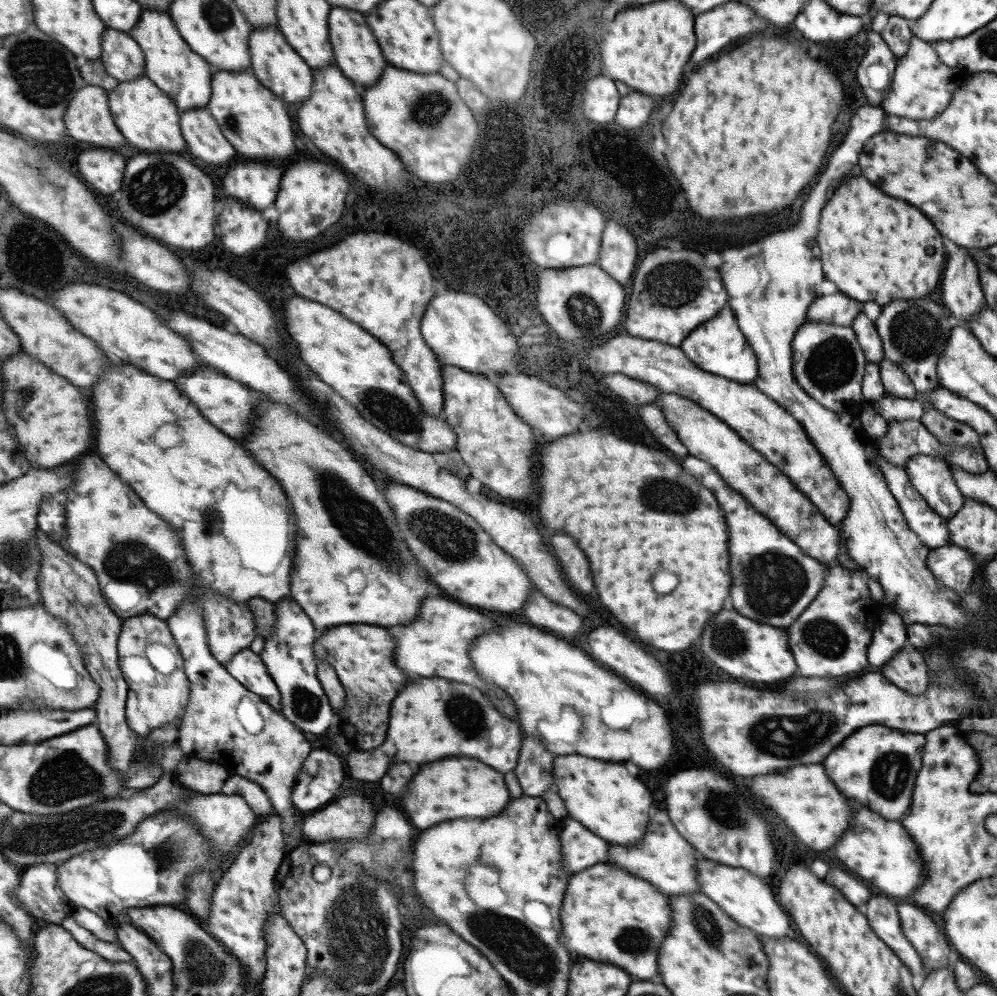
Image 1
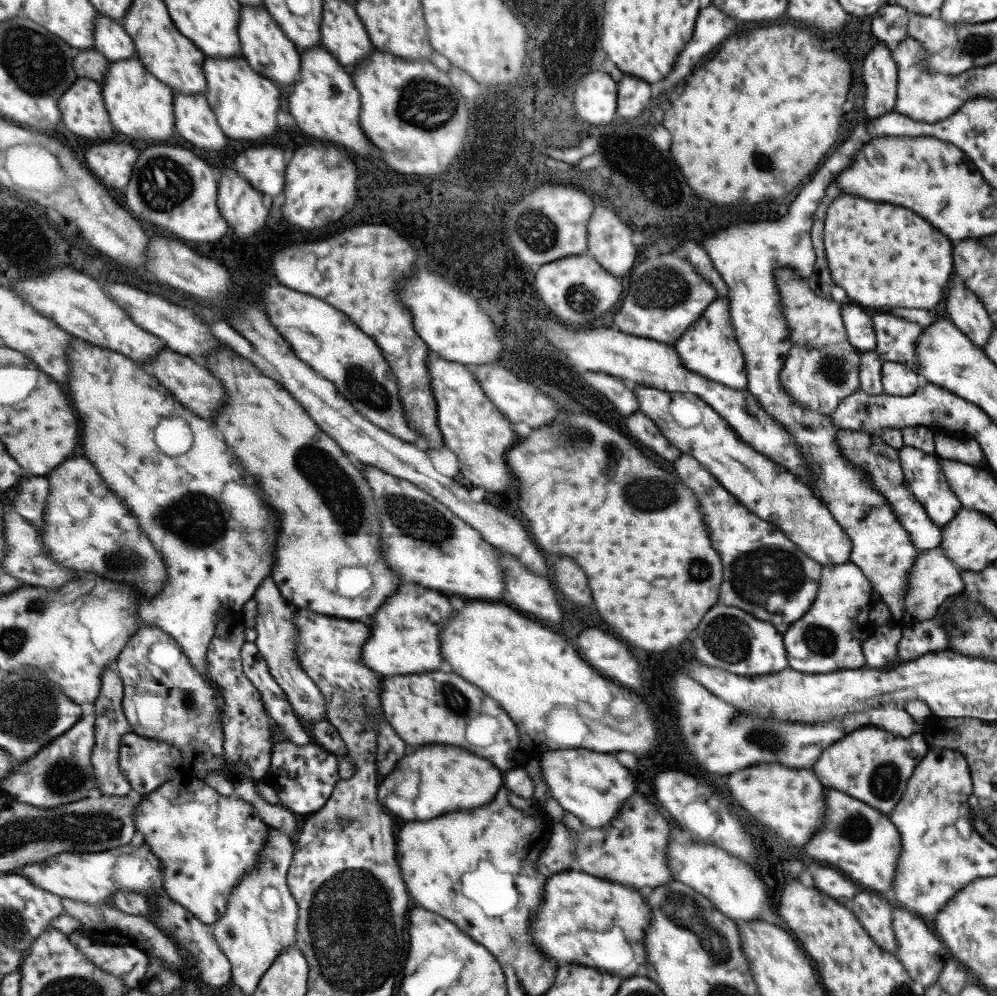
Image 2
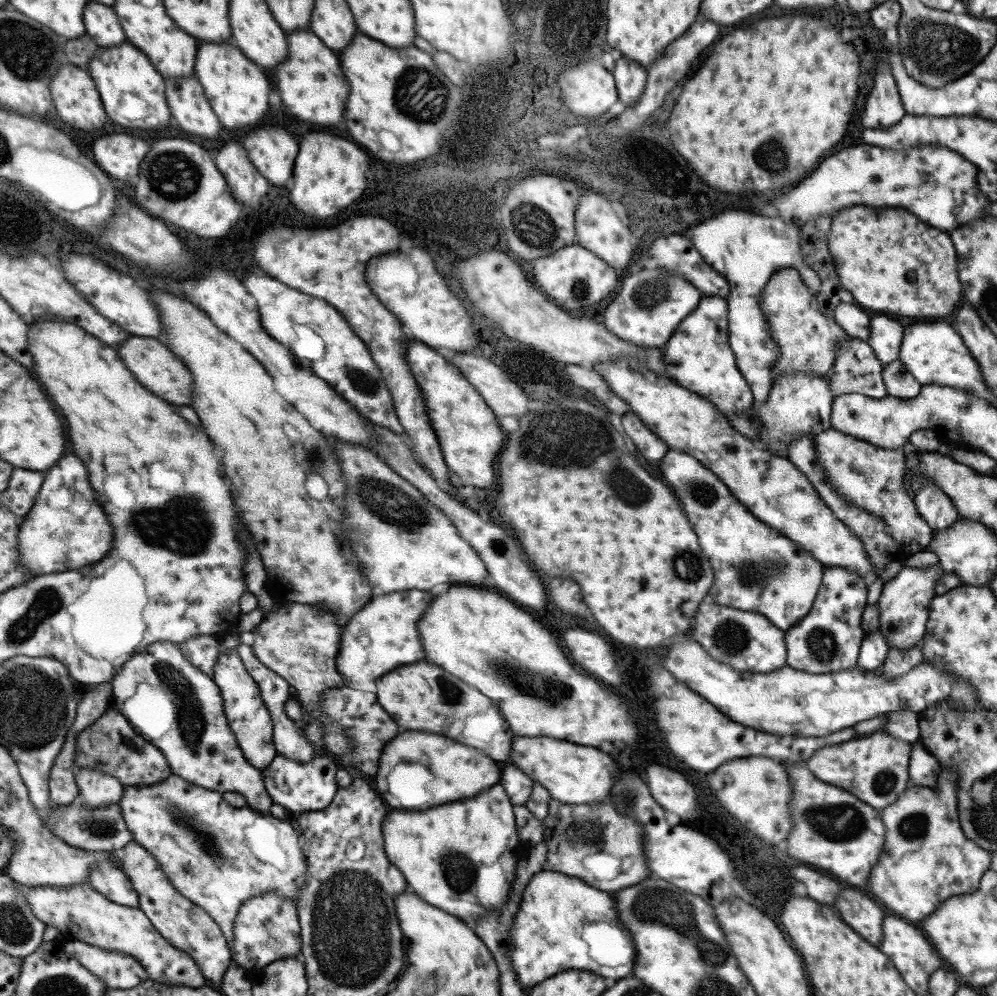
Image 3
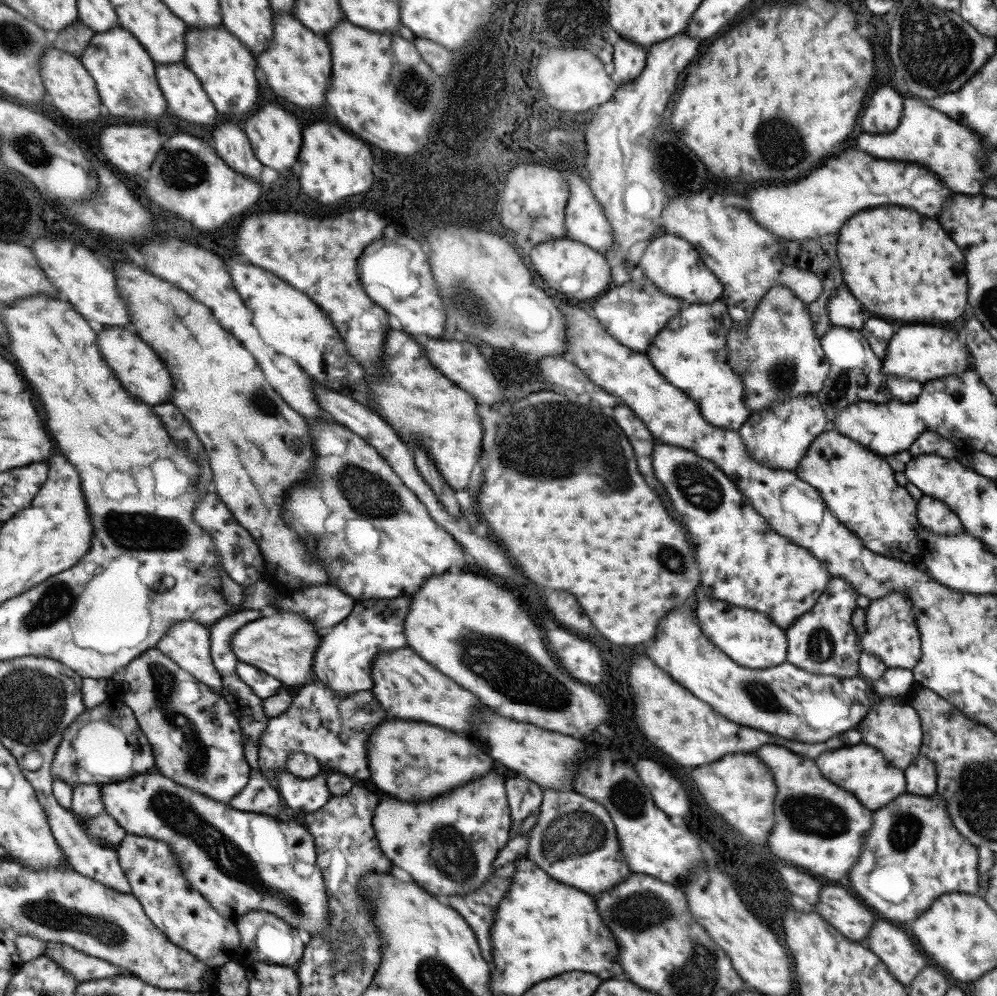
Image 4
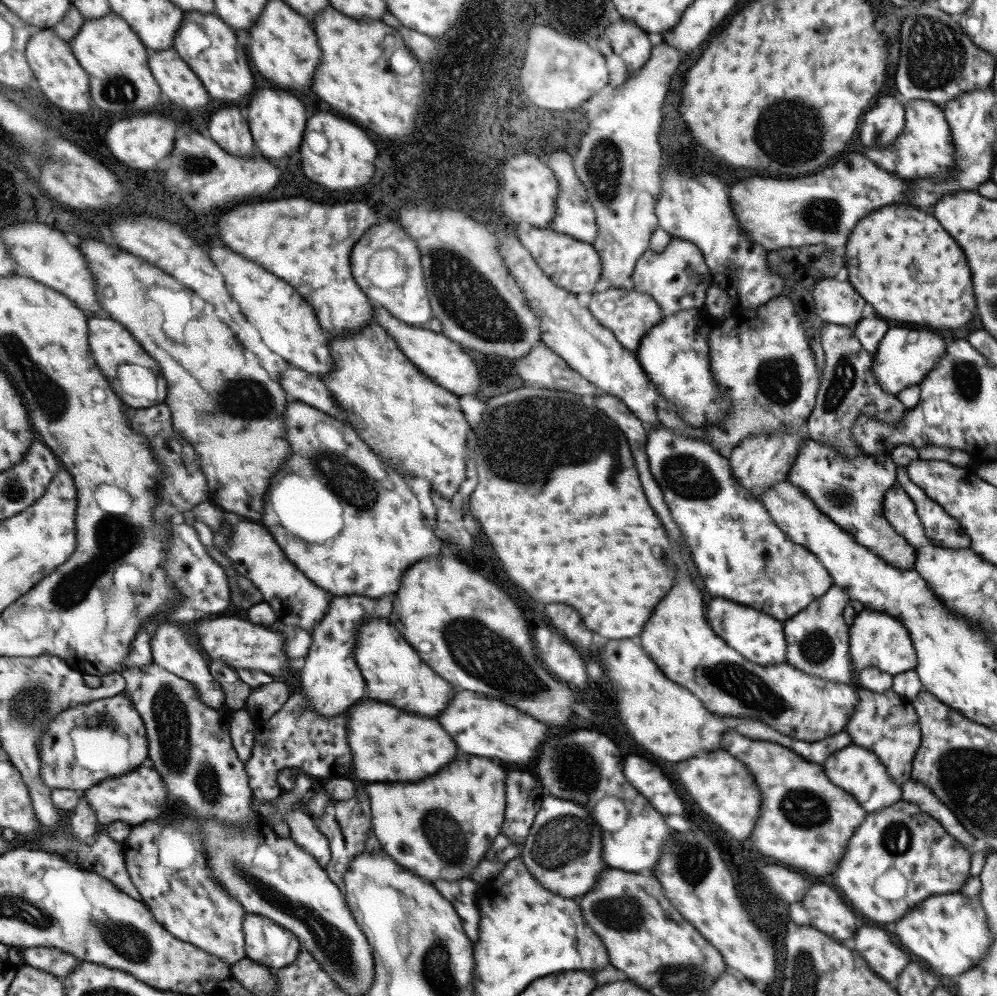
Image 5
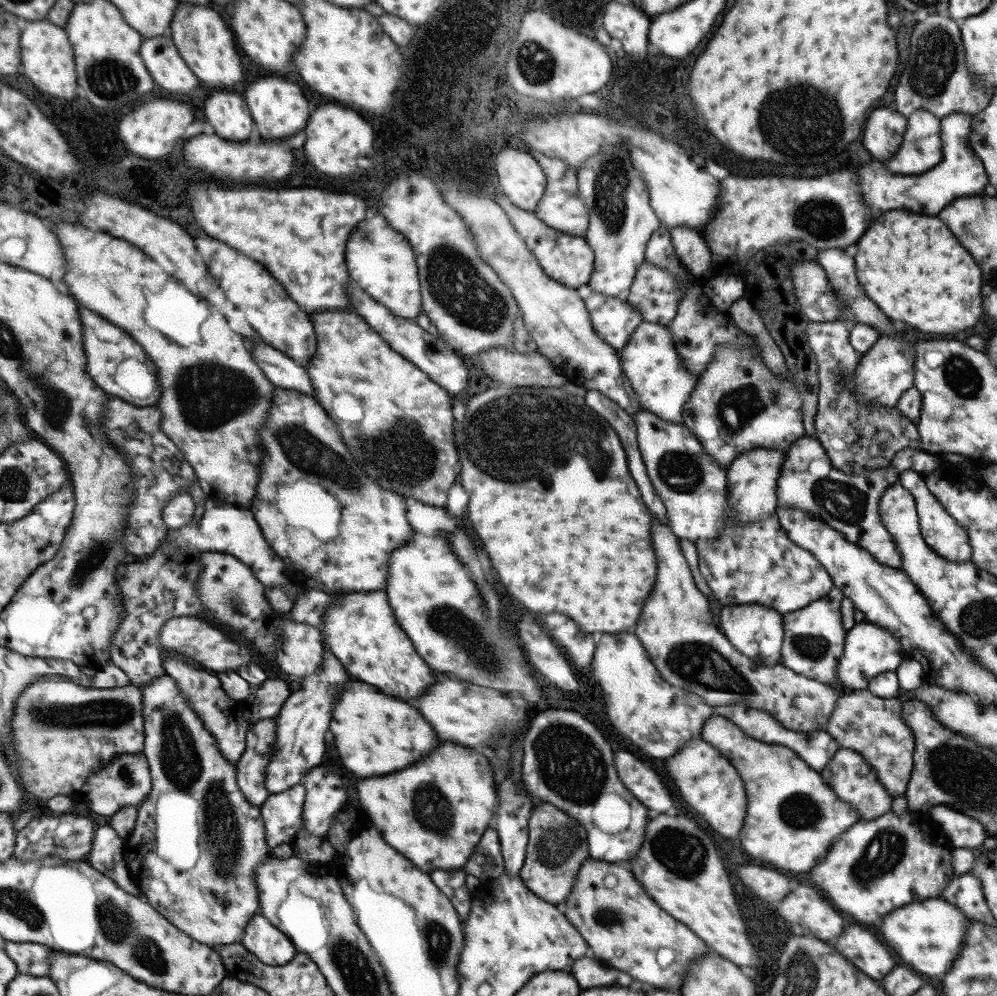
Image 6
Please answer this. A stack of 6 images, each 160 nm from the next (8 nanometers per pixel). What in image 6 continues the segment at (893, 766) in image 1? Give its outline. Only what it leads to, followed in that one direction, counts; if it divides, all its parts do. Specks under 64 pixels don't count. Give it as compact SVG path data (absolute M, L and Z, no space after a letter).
M838 748L825 765L822 773L826 785L839 800L846 802L853 810L856 810L858 818L873 820L890 810L893 797L884 789L884 786L878 781L875 771L871 770L868 762L858 752Z

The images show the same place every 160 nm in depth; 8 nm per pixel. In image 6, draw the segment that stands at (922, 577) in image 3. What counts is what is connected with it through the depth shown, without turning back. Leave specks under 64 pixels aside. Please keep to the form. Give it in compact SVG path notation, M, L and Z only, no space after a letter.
M866 621L855 623L846 632L842 655L835 667L836 686L841 691L863 690L875 675L895 670L905 656L901 645L885 629Z

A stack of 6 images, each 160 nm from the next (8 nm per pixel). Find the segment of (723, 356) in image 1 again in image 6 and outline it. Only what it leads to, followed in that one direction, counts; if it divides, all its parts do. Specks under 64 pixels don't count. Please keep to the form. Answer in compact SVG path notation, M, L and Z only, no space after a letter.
M641 321L629 335L627 344L618 349L619 364L639 407L669 423L681 424L682 407L699 376L691 374L680 360L666 325Z

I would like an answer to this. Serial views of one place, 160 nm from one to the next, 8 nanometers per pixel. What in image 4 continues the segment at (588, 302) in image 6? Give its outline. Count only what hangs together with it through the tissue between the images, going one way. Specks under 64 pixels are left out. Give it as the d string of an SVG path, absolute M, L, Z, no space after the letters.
M644 275L635 281L628 281L618 286L610 286L608 290L603 292L601 298L597 297L593 306L589 308L590 313L606 328L607 334L612 336L619 344L630 348L632 351L643 353L650 345L651 339L659 329L664 327L664 324L683 306L679 298L667 296L660 290L656 289Z

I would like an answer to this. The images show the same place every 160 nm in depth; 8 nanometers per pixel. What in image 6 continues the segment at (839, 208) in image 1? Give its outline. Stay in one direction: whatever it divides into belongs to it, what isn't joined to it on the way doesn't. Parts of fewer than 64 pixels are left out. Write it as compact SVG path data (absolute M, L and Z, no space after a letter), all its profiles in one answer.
M885 212L857 240L855 254L859 286L885 316L931 334L955 334L981 318L981 270L935 216Z

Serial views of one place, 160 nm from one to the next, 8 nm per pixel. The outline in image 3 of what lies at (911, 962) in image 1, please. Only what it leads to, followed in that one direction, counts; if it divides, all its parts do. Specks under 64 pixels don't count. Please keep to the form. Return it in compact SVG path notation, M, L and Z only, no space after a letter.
M843 887L833 902L833 909L838 917L861 938L871 945L879 944L883 910L875 906L869 898L859 894L859 890Z

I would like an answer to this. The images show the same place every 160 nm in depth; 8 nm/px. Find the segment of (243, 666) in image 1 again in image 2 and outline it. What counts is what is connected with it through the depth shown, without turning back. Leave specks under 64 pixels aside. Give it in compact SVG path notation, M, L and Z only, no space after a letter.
M246 642L242 648L243 666L247 676L260 690L261 700L276 726L286 736L287 741L297 746L307 746L311 742L293 705L276 676L269 670L269 663L259 654L253 642Z

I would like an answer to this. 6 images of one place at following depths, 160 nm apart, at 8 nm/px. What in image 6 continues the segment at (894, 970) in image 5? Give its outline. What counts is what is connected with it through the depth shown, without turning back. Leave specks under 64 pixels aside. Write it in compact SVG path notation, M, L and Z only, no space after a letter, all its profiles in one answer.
M847 926L836 938L832 941L836 952L869 978L879 980L895 966L895 960L885 950L885 946L859 926Z

